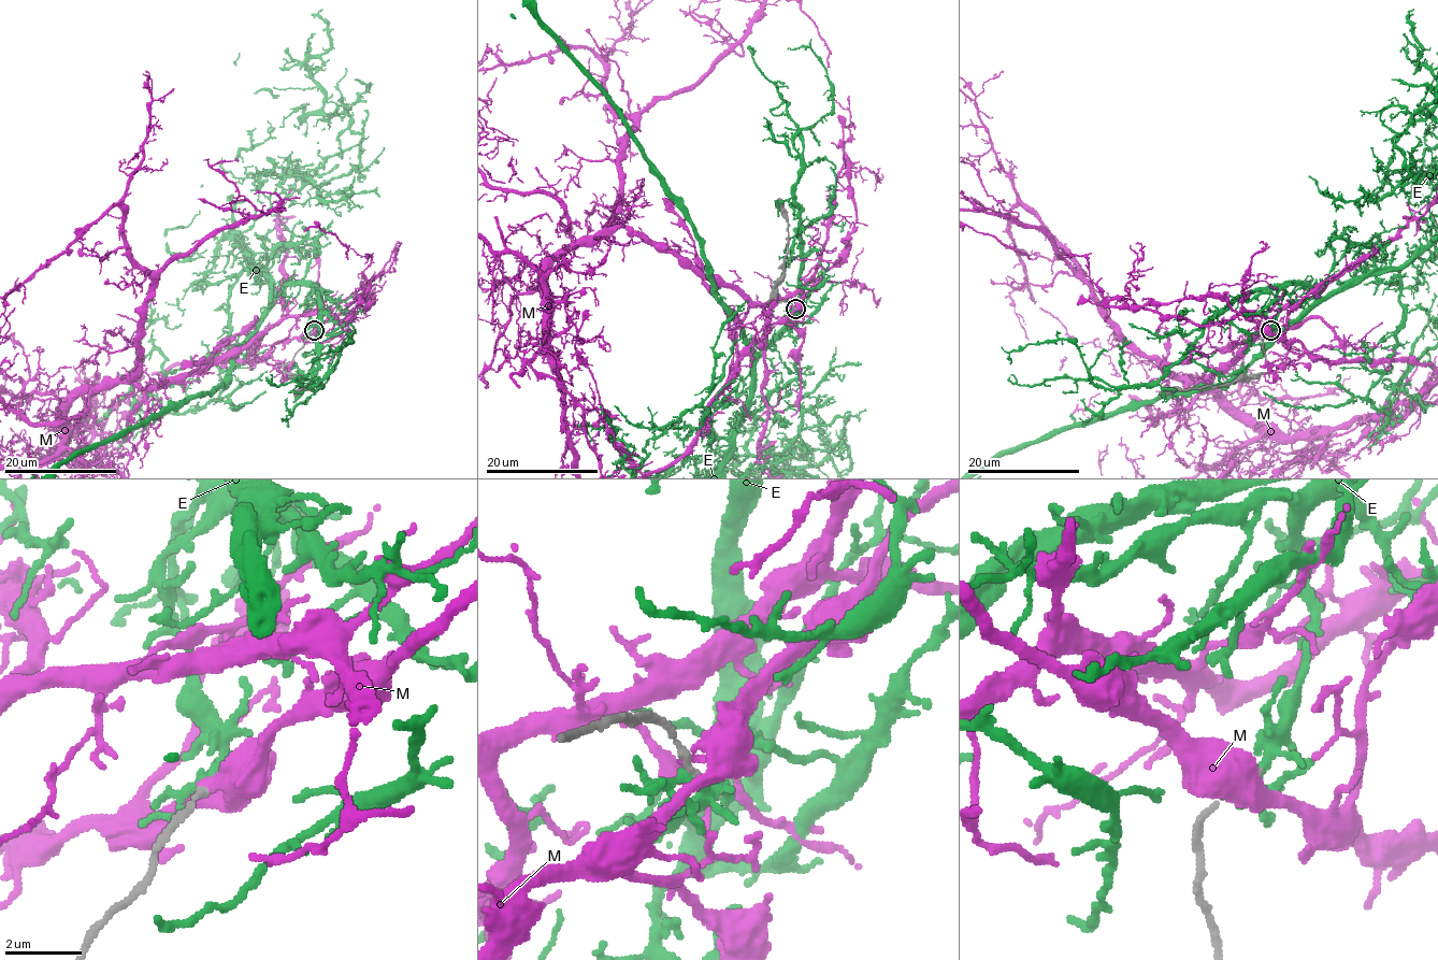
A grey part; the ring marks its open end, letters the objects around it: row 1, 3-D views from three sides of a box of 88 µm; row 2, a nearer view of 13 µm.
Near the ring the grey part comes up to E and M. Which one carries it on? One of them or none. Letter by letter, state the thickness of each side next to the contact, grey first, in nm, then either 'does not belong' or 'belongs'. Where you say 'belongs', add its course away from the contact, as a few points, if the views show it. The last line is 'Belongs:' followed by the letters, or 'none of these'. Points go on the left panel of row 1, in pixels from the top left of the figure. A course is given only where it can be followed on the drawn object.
E: 200/200 nm | does not belong
M: 220/500 nm | does not belong
Belongs: none of these

